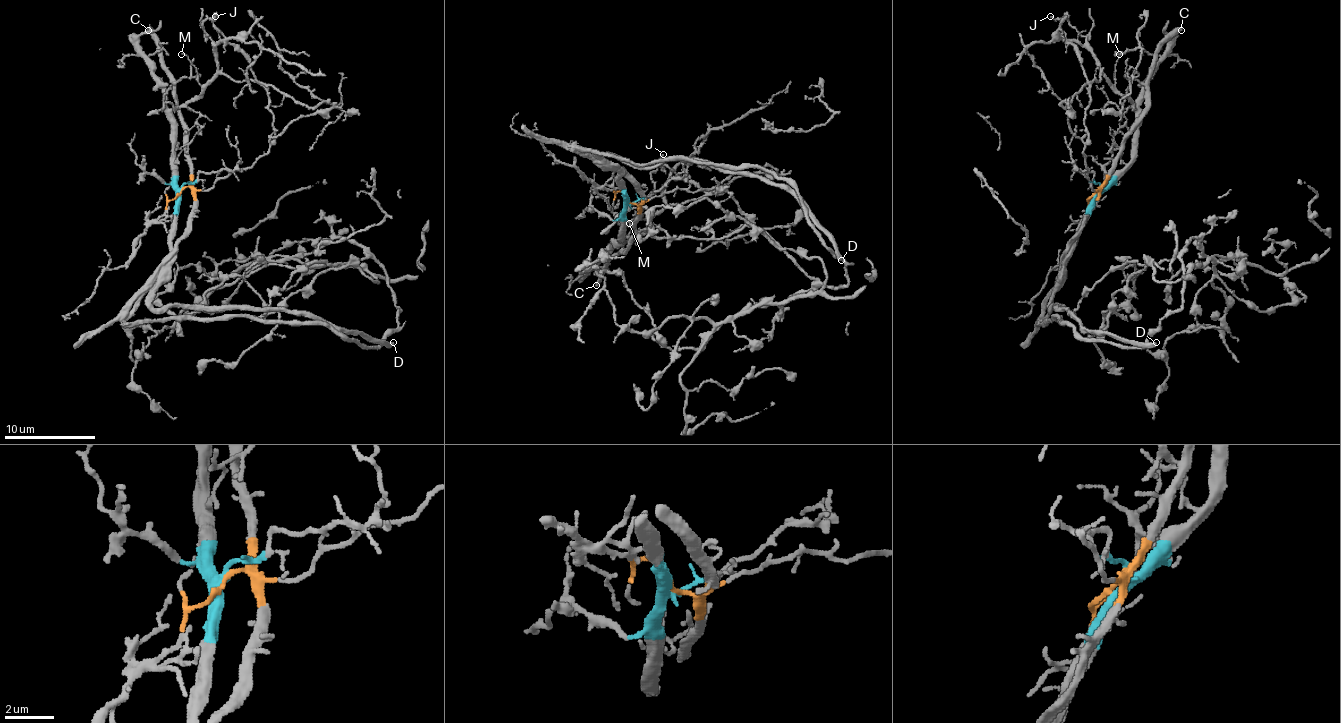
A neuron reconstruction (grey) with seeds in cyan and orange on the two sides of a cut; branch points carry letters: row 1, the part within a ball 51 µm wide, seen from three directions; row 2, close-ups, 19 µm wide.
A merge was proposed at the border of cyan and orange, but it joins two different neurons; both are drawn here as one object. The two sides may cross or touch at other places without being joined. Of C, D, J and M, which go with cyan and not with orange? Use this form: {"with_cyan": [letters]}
{"with_cyan": ["D", "J", "M"]}

